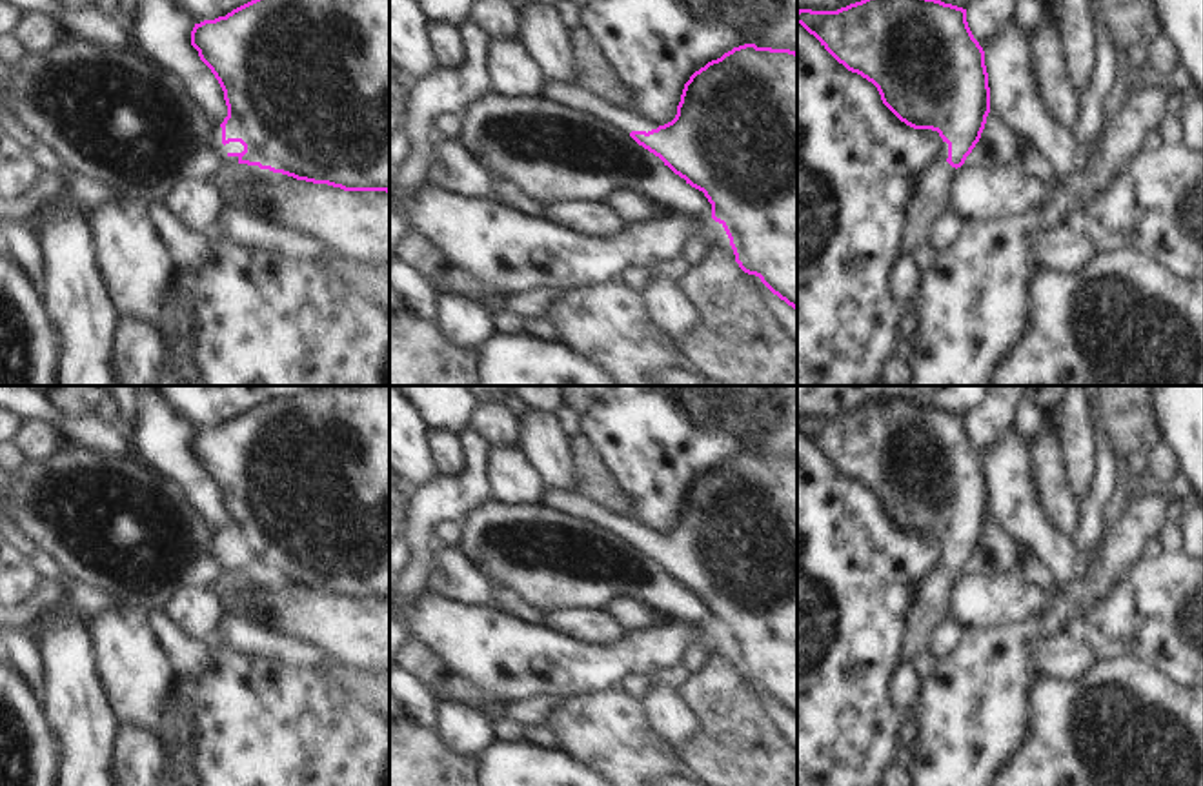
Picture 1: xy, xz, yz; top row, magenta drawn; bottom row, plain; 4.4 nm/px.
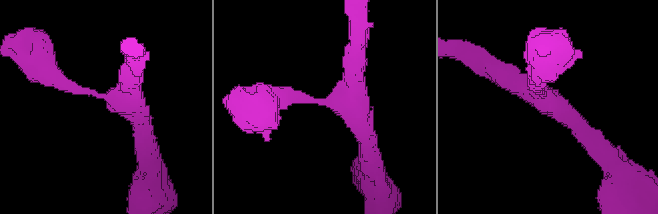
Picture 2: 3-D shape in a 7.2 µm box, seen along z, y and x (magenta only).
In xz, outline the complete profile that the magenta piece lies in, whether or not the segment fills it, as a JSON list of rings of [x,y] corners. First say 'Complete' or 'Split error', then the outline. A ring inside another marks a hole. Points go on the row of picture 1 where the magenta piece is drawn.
Split error. [[[744,44],[708,62],[684,84],[677,115],[655,126],[579,86],[544,82],[541,96],[593,115],[659,156],[704,193],[739,267],[797,311],[797,53]]]

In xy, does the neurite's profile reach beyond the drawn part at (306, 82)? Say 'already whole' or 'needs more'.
needs more

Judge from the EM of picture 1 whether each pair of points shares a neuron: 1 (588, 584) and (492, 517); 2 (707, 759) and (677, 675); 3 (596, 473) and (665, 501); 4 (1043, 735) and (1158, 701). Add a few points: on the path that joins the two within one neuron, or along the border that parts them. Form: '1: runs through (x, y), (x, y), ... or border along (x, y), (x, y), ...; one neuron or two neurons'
1: runs through (556, 572), (512, 566), (490, 546); one neuron
2: border along (688, 675), (676, 688); two neurons
3: border along (586, 443), (626, 501), (628, 517); two neurons
4: runs through (1072, 723), (1094, 701), (1129, 701); one neuron

